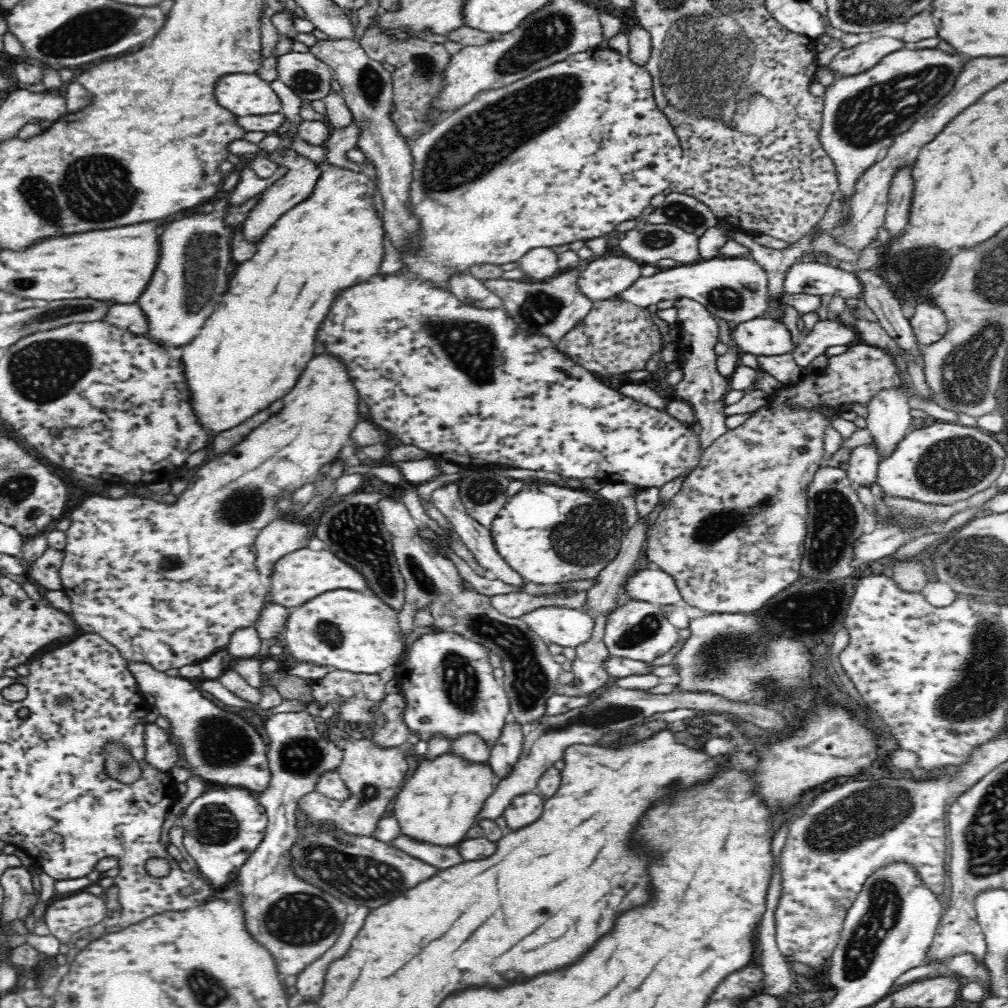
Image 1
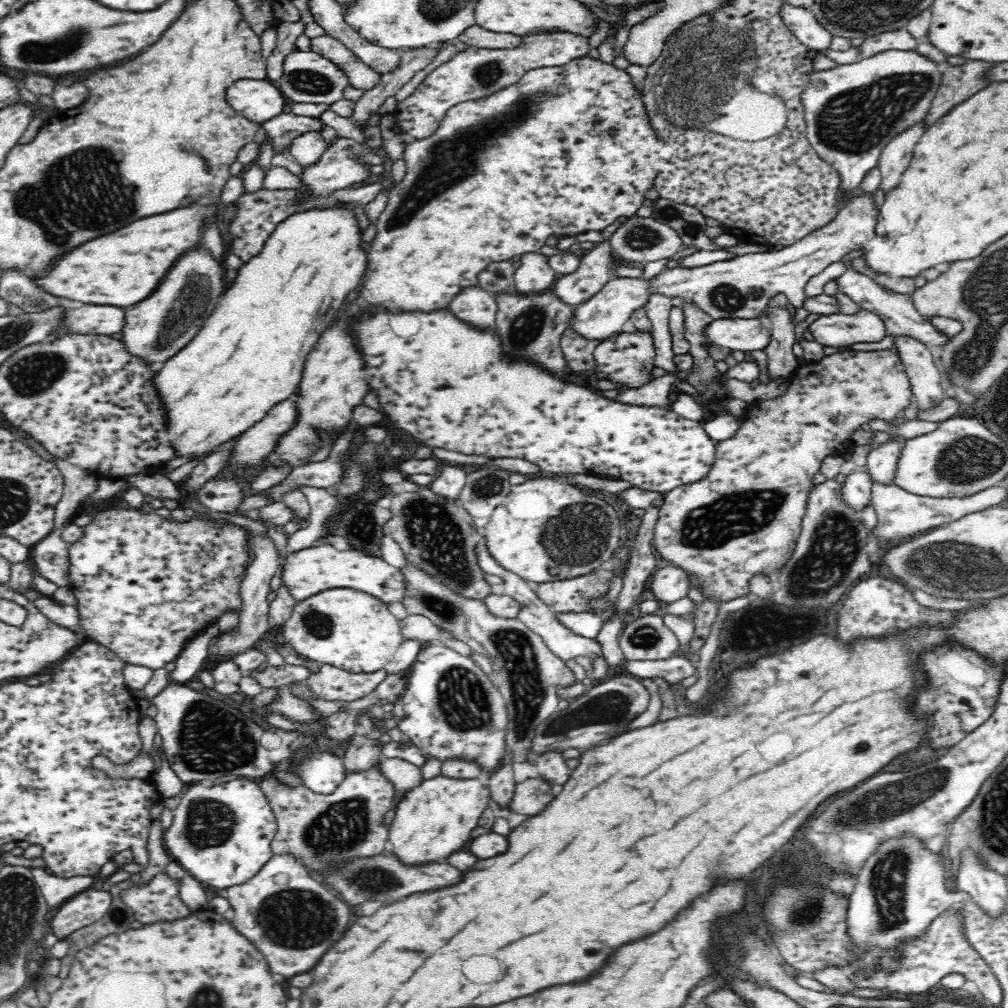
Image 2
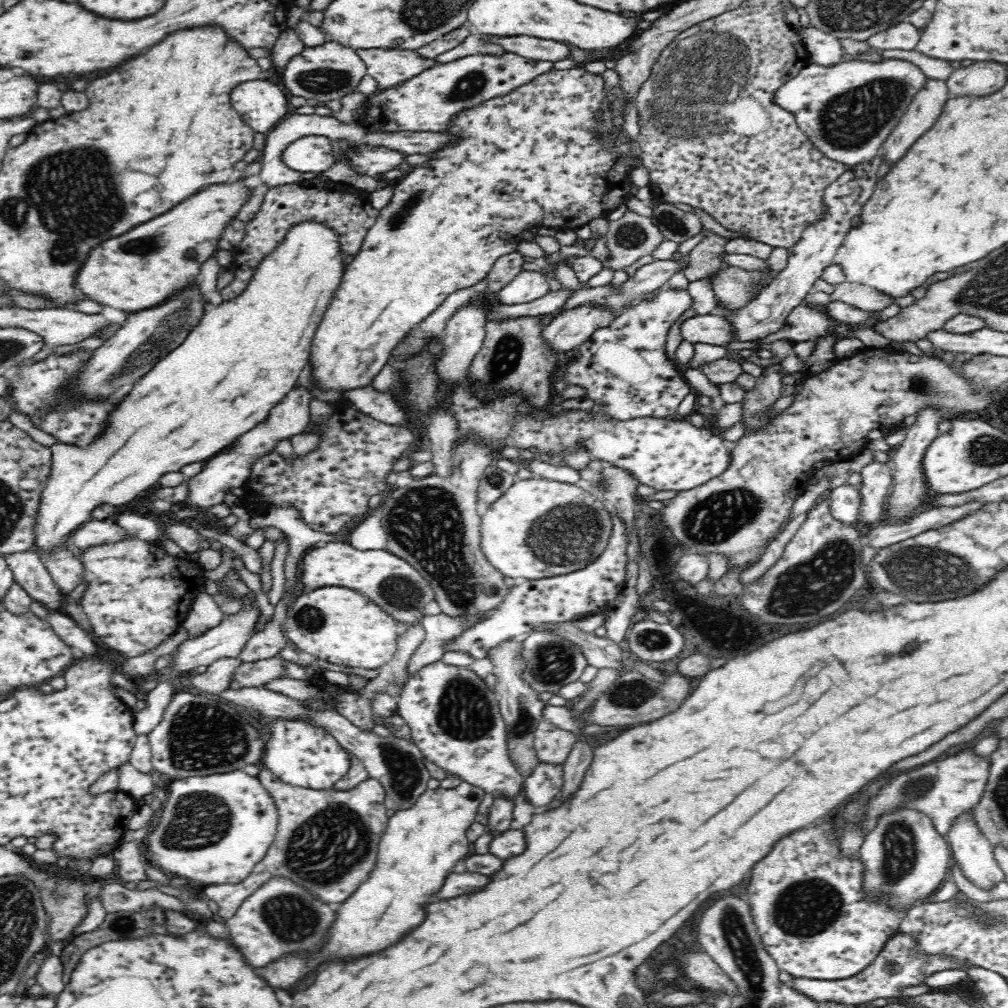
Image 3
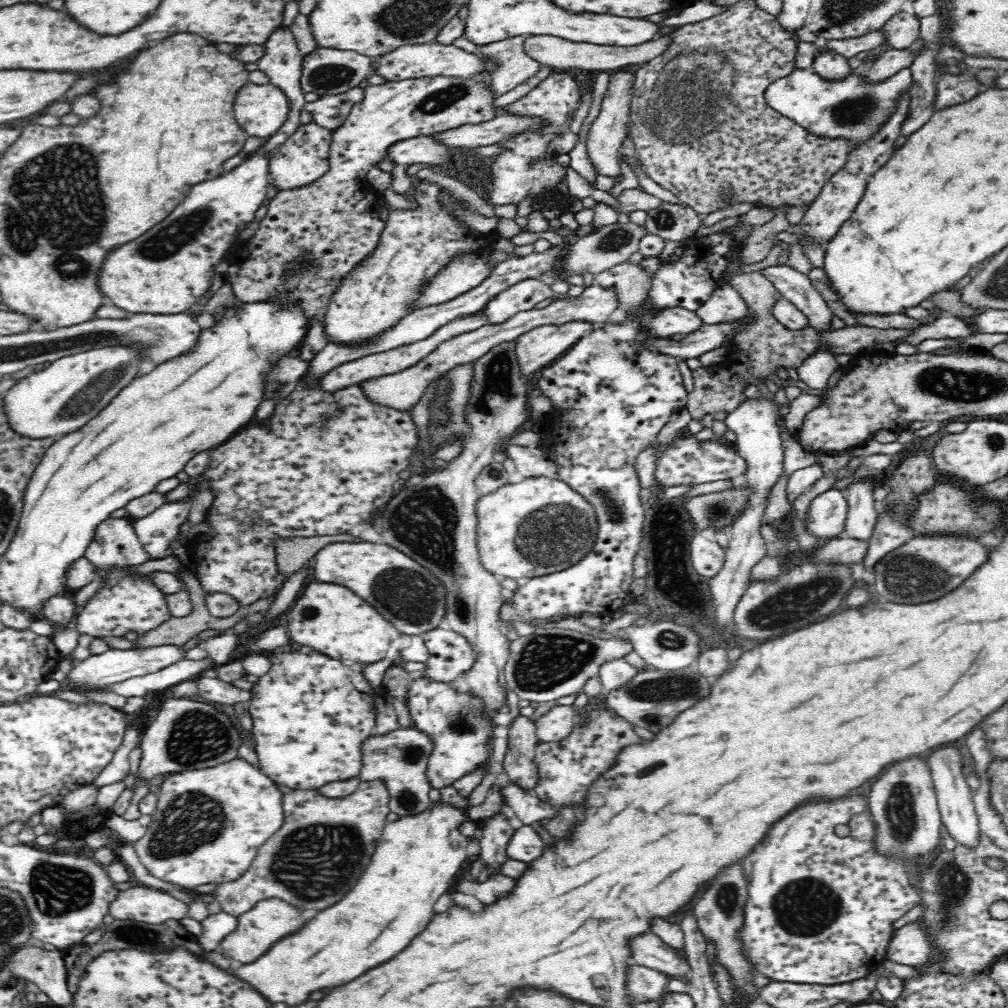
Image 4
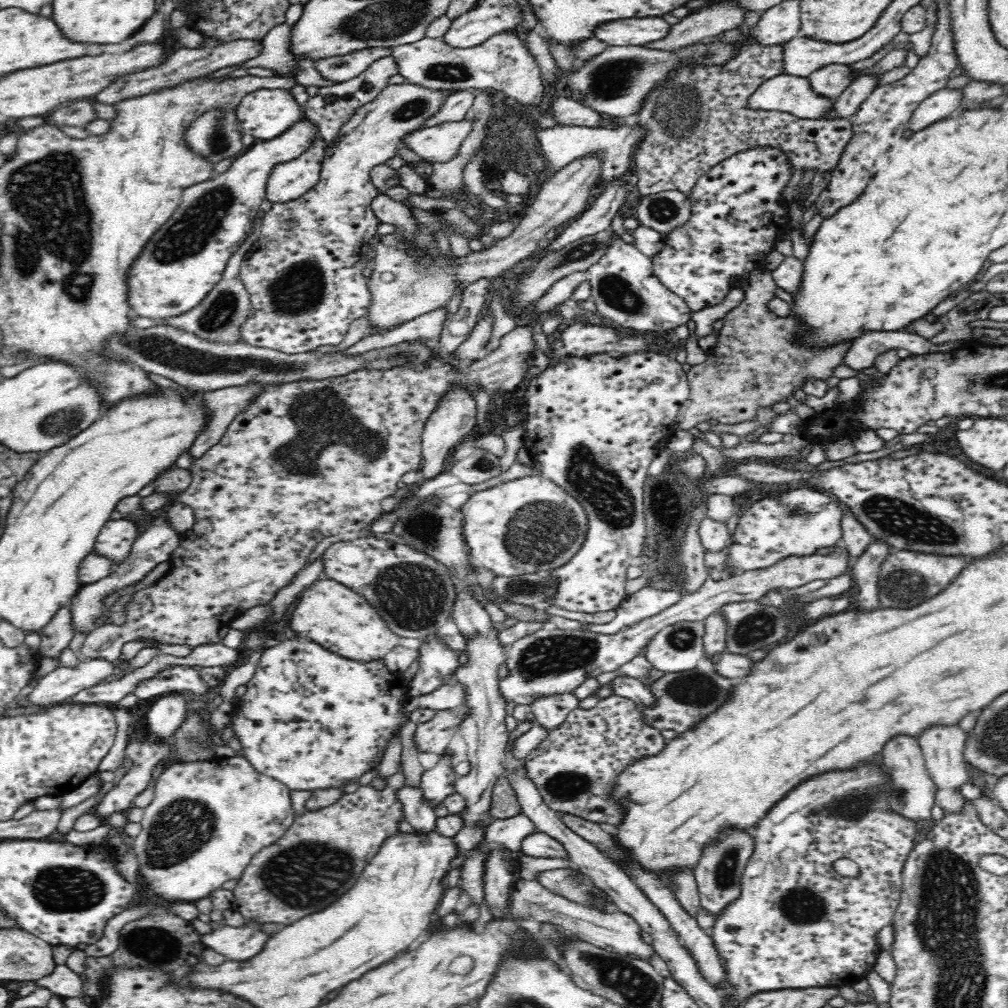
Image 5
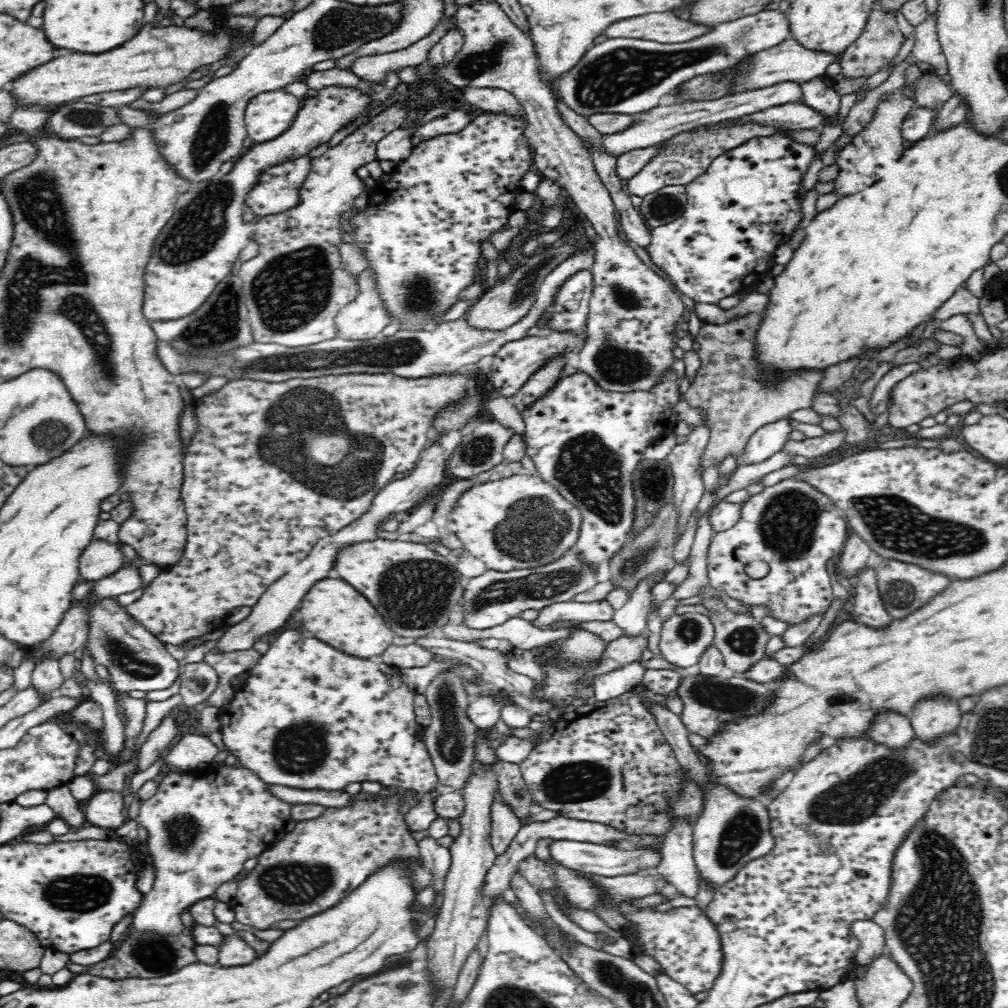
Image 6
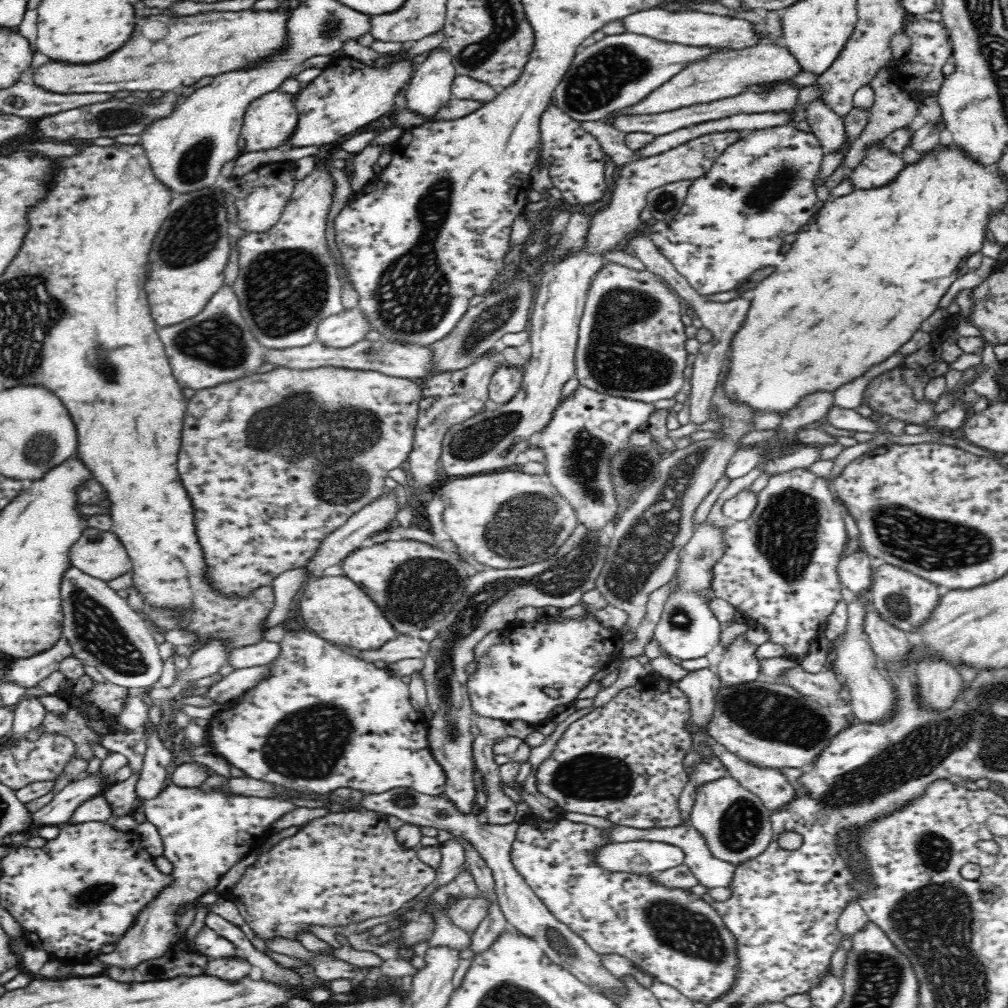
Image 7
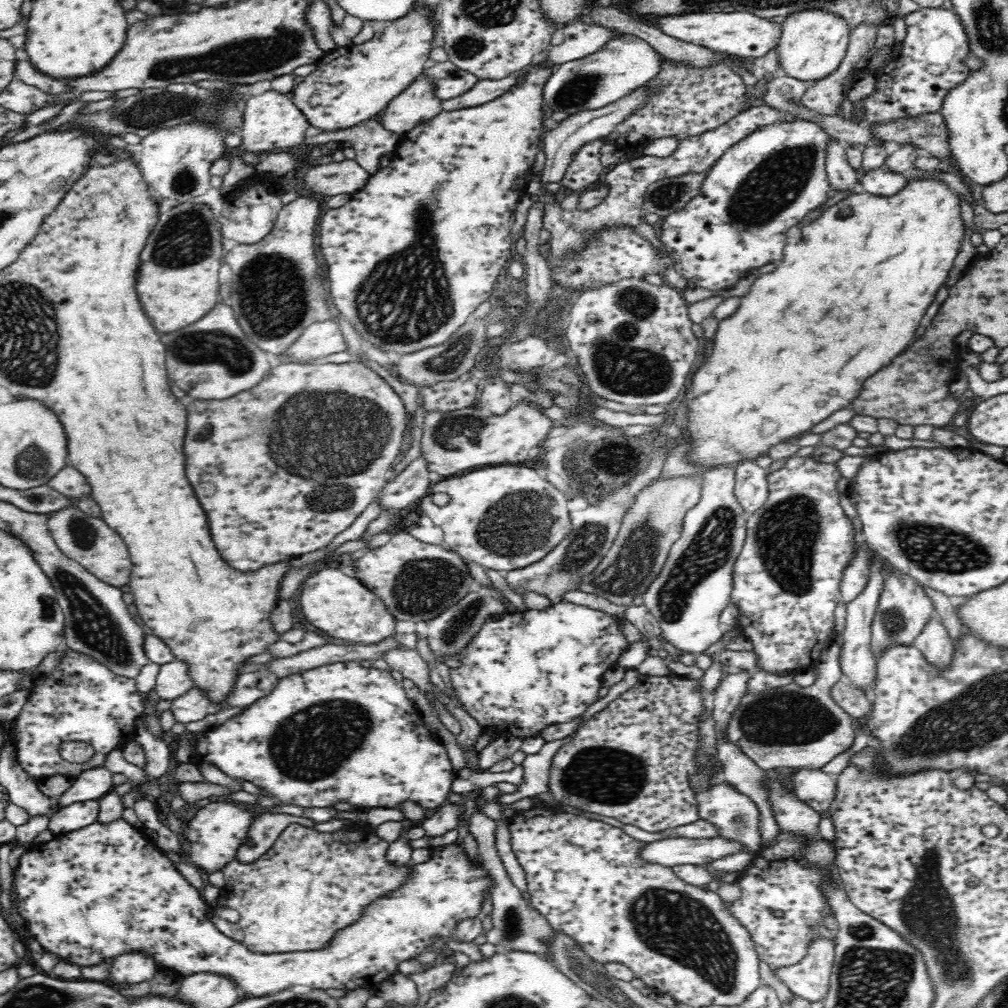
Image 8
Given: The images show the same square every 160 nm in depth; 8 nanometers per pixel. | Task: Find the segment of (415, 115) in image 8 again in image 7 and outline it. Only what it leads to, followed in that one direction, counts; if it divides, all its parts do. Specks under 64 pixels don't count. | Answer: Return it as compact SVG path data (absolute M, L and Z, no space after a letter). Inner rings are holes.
M448 48L430 50L405 86L405 106L431 120L453 98L451 88L455 78Z

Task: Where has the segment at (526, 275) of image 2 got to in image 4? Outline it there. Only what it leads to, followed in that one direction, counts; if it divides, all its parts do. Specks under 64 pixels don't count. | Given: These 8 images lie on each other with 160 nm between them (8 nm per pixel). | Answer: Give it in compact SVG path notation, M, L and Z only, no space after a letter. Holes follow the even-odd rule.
M527 279L498 293L482 313L490 319L489 325L500 325L517 313L533 310L542 300L552 298L554 294L541 279Z

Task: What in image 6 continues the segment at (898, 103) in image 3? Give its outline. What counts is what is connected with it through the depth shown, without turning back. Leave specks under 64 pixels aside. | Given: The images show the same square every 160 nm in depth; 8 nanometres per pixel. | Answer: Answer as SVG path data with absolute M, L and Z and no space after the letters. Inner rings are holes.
M786 80L786 82L778 82L778 84L764 88L754 88L754 90L746 90L739 93L734 92L734 94L711 101L688 101L671 106L658 105L640 113L640 118L636 122L632 122L626 130L616 132L616 134L600 134L600 142L598 144L591 144L589 140L581 138L581 136L578 137L580 137L580 141L582 141L582 145L584 145L584 149L588 151L588 154L592 154L596 149L602 149L608 155L616 157L617 160L625 152L660 145L668 138L672 138L674 134L682 132L682 130L698 128L698 126L710 124L710 122L740 119L743 116L748 116L773 106L788 104L789 102L803 103L803 92L800 84Z

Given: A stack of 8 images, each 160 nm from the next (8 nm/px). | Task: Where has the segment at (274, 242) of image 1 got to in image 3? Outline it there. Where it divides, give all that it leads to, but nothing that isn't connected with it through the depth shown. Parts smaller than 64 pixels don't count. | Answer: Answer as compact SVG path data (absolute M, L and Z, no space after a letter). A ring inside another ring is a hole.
M302 220L302 222L294 222L294 226L288 228L286 236L282 238L283 242L276 246L275 250L268 254L268 257L260 262L254 272L251 282L242 294L238 294L232 300L223 300L218 306L209 306L206 314L200 324L175 349L172 349L164 358L160 359L144 376L129 387L129 393L123 398L123 401L111 412L109 423L105 428L105 432L101 437L94 439L85 449L74 445L62 445L54 443L51 446L52 466L49 474L49 481L41 492L39 511L37 512L36 528L35 528L35 548L43 560L43 555L48 554L54 548L65 548L66 540L70 540L72 532L80 529L86 522L91 520L90 514L96 506L100 504L112 504L114 507L120 504L128 504L131 500L141 497L144 493L158 486L158 478L166 472L176 472L186 464L193 462L207 461L214 455L226 450L231 444L242 434L252 430L254 426L262 422L276 404L278 404L285 394L292 392L298 382L300 372L304 370L304 366L309 360L313 336L330 301L334 298L336 291L340 288L342 280L344 280L344 272L348 265L345 265L344 254L340 247L339 234L329 226L321 222L313 220Z

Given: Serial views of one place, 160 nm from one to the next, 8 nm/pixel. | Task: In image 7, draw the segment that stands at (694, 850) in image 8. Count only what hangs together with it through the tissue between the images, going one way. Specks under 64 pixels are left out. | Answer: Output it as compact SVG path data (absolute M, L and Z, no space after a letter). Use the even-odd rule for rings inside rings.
M611 842L592 850L593 862L608 872L652 875L683 865L685 855L678 846L664 842Z

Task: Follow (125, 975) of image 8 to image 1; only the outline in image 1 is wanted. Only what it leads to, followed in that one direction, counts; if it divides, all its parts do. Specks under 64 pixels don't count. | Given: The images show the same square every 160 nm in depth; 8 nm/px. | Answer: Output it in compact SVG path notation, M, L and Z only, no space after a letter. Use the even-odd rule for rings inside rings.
M225 788L203 793L193 800L182 816L184 850L194 858L200 872L216 890L229 886L236 874L262 842L267 814L258 798L242 788Z

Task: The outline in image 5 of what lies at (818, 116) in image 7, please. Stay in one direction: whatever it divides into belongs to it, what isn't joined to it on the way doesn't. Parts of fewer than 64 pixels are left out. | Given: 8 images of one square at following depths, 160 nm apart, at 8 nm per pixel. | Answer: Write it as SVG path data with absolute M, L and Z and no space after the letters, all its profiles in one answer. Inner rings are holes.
M828 64L809 76L813 89L828 98L838 98L844 89L854 80L856 72L850 65Z

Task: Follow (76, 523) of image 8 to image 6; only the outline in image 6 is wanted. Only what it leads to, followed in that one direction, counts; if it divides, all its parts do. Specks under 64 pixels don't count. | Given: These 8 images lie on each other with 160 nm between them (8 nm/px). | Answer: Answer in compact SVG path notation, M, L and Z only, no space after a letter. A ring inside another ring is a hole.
M93 539L79 558L79 573L84 581L96 581L114 574L125 560L119 545Z

